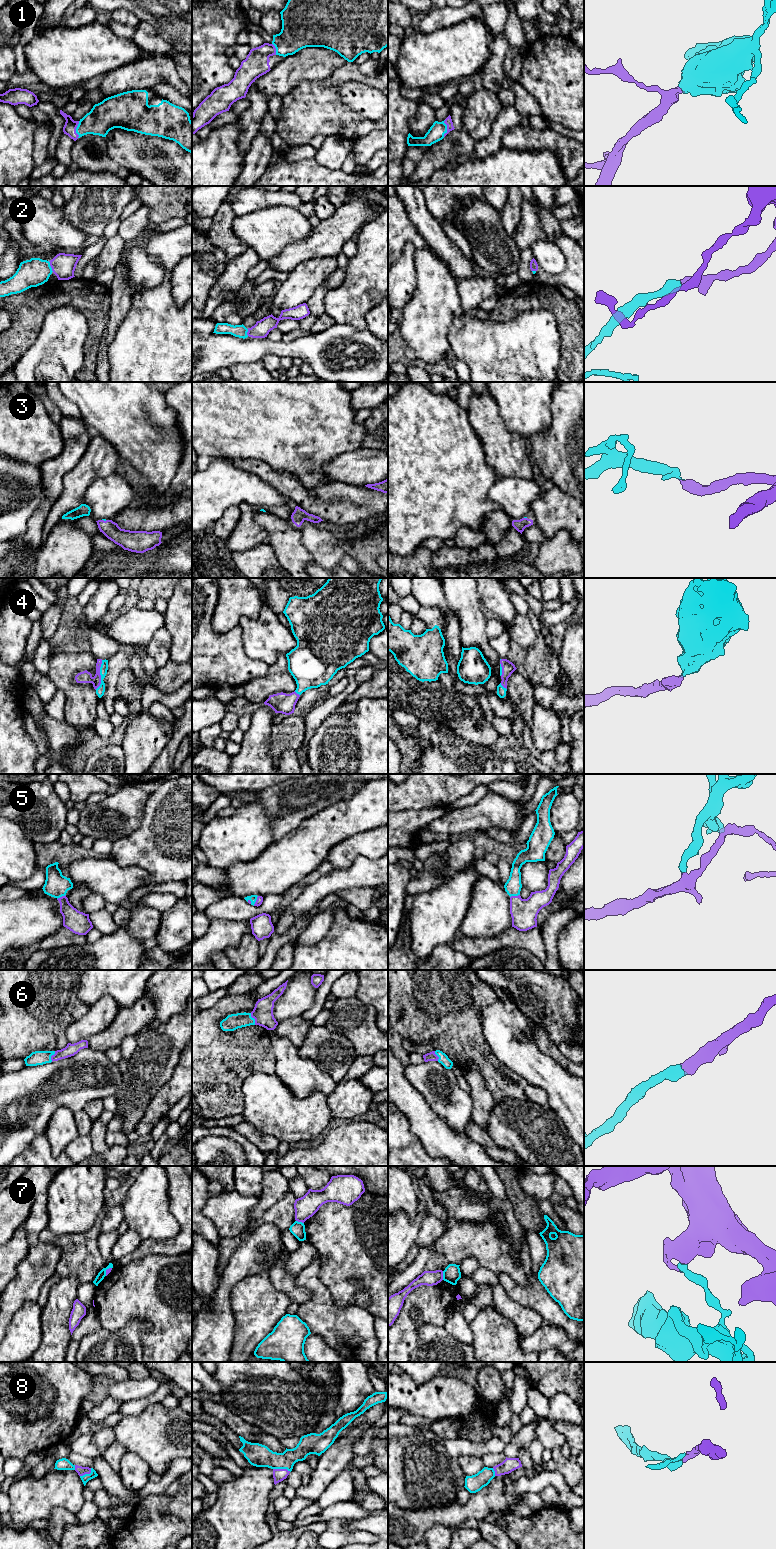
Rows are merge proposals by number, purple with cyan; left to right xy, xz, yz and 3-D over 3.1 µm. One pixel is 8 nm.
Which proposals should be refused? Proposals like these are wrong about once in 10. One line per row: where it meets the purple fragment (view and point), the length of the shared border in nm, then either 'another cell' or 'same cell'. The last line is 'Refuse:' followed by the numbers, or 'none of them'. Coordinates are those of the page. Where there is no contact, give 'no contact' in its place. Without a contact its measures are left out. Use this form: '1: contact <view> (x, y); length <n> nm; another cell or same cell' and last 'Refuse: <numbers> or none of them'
1: contact yz (447, 128); length 140 nm; same cell
2: contact xy (50, 265); length 100 nm; same cell
3: contact xy (103, 520); length 40 nm; same cell
4: contact xy (100, 675); length 240 nm; same cell
5: contact xz (256, 901); length 90 nm; same cell
6: contact xz (254, 1018); length 100 nm; same cell
7: contact yz (442, 1275); length 70 nm; another cell
8: contact xz (282, 1469); length 150 nm; same cell
Refuse: 7

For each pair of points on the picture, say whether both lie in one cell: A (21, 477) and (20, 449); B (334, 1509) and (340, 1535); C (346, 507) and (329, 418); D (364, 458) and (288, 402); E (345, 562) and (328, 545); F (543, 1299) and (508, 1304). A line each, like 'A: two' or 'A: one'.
A: two
B: two
C: two
D: two
E: two
F: two

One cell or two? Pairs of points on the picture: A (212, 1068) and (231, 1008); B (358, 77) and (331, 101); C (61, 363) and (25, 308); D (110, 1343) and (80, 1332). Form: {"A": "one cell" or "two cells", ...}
{"A": "one cell", "B": "one cell", "C": "two cells", "D": "two cells"}

